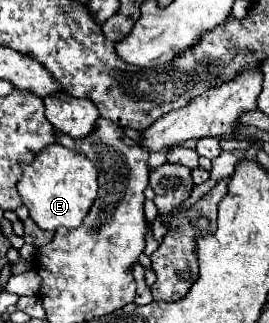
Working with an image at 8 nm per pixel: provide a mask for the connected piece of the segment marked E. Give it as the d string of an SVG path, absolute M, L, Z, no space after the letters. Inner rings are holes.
M58 143L44 147L34 161L20 163L22 177L18 179L18 193L24 205L30 211L34 223L42 229L56 229L56 227L72 227L76 229L88 207L92 207L92 199L98 195L98 175L92 161L76 151L62 147Z

